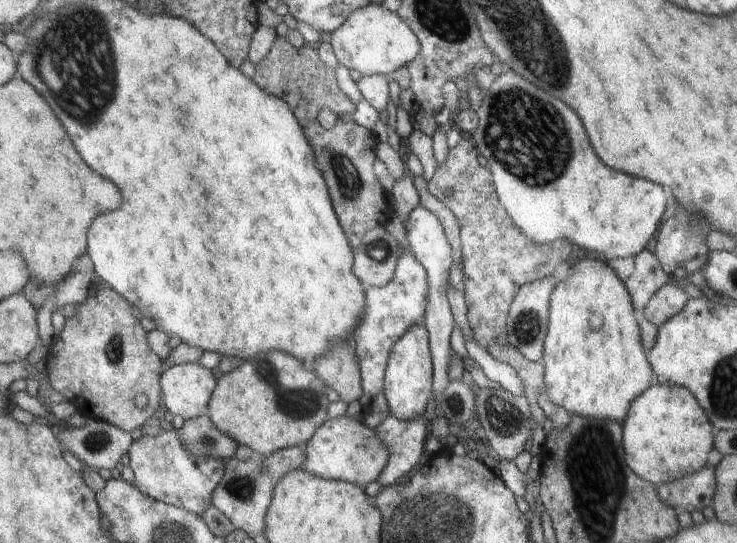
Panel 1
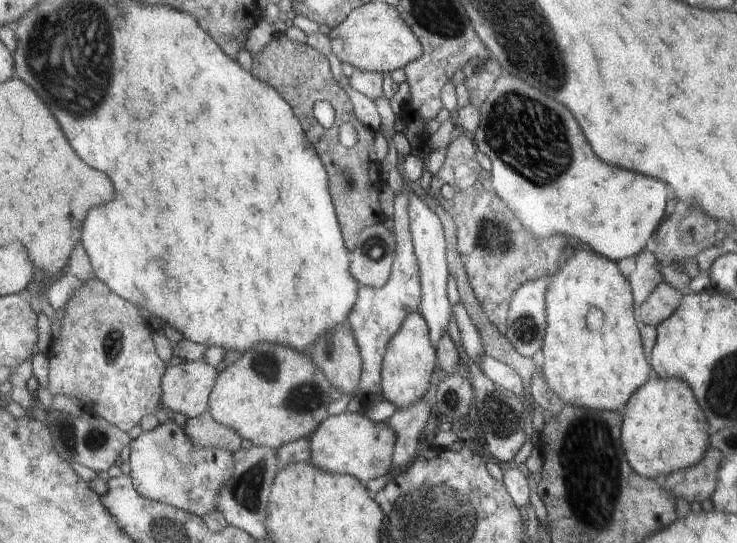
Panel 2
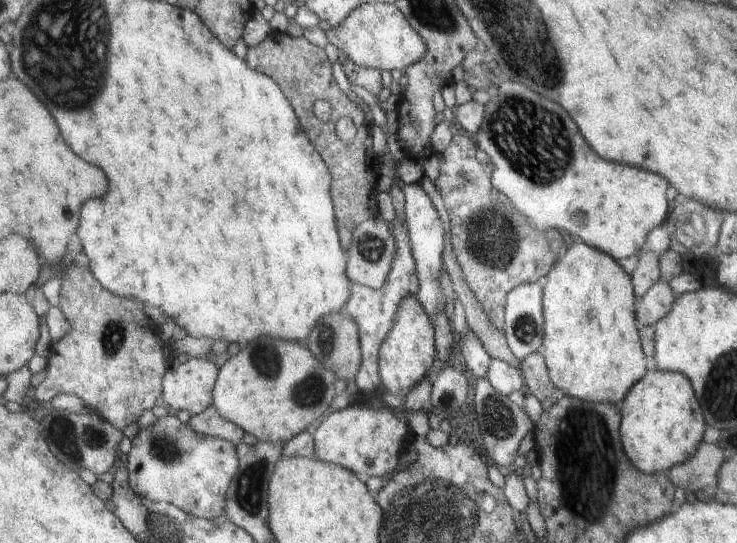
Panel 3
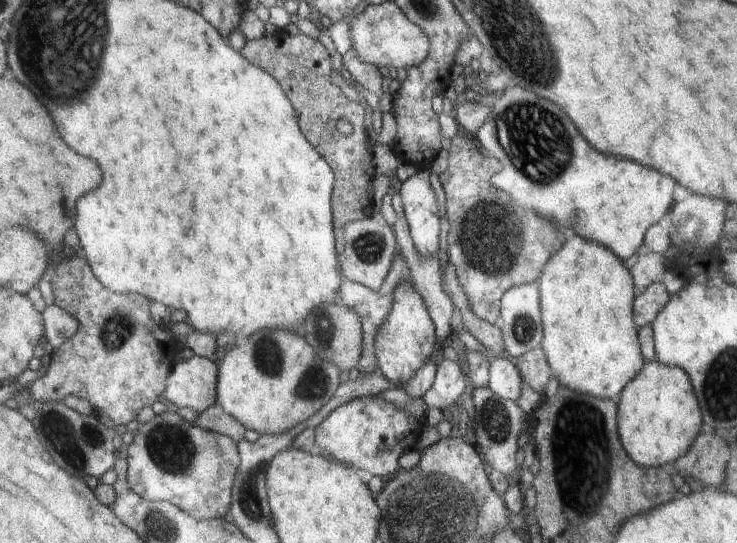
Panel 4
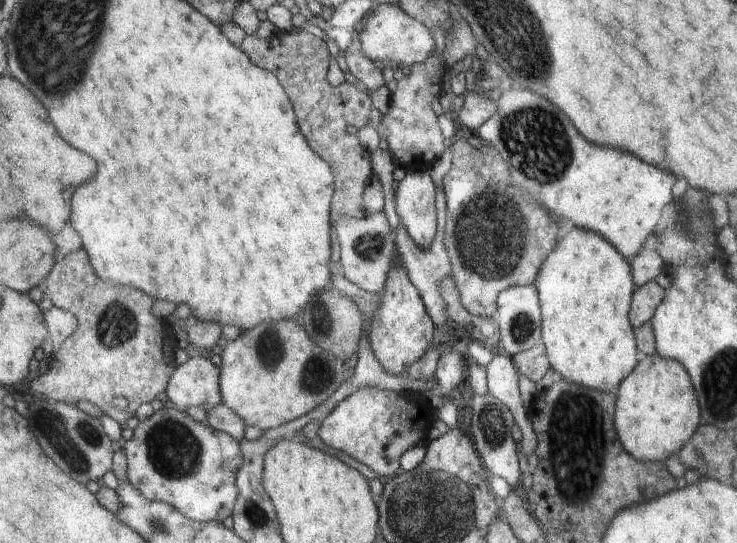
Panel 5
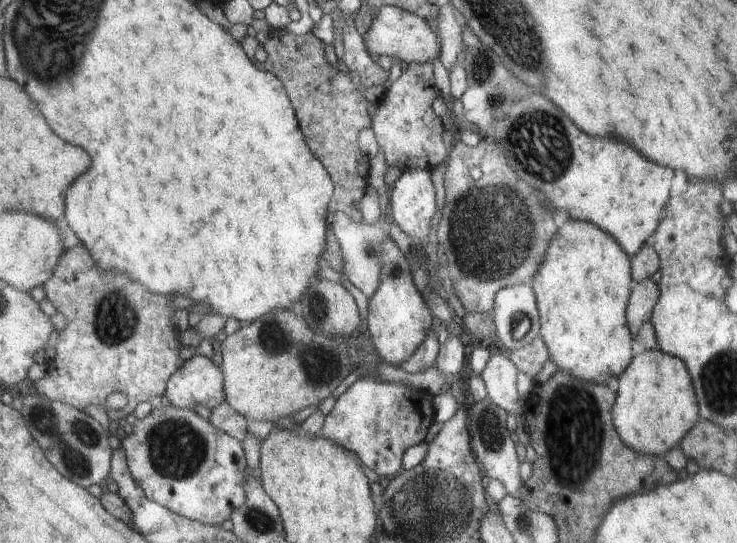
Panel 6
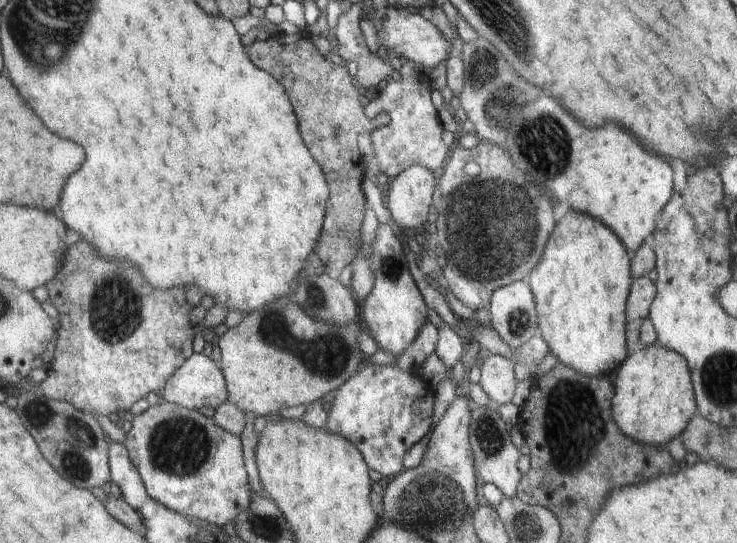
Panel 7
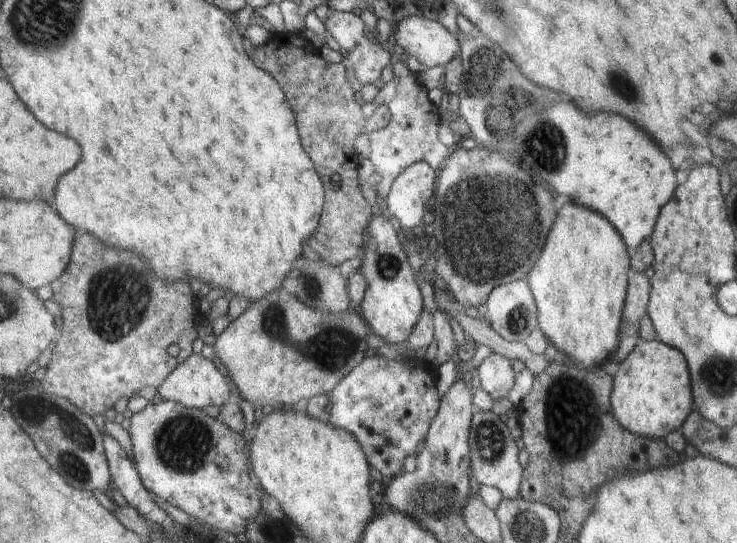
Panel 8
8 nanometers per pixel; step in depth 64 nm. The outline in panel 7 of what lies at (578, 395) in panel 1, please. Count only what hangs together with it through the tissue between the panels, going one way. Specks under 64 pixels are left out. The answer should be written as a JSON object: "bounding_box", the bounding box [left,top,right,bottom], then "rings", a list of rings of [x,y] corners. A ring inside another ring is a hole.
{"bounding_box":[530,210,630,376],"rings":[[[568,210],[558,220],[558,228],[554,228],[550,244],[546,244],[546,256],[542,256],[542,264],[538,264],[538,268],[534,268],[530,274],[530,288],[534,288],[534,300],[538,300],[538,316],[542,316],[541,335],[558,364],[586,372],[586,376],[612,375],[610,370],[617,371],[623,366],[620,362],[628,358],[624,310],[630,282],[630,258],[616,233],[597,218]]]}

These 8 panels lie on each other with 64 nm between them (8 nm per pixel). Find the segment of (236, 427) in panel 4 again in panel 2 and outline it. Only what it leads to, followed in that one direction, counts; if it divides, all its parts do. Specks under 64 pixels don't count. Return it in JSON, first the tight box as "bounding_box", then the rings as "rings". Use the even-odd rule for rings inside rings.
{"bounding_box":[184,412,243,454],"rings":[[[210,412],[189,418],[184,428],[186,436],[189,436],[190,442],[196,446],[220,448],[228,450],[230,454],[236,454],[242,446],[243,438],[240,438],[240,434],[236,434],[237,430],[218,424]]]}

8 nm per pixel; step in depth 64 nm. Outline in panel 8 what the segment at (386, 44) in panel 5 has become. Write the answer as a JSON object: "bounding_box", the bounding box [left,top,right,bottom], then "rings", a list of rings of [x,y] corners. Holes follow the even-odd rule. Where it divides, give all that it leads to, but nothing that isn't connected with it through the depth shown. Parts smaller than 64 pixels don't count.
{"bounding_box":[391,16,460,68],"rings":[[[408,16],[393,21],[391,33],[396,41],[396,49],[405,57],[414,56],[428,68],[445,66],[459,56],[460,44],[456,36],[442,23],[424,16]]]}

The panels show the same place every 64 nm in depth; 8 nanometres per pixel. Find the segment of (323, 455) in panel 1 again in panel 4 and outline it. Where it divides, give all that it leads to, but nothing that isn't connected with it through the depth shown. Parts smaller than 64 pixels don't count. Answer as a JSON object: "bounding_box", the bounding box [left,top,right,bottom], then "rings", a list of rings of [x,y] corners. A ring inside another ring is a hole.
{"bounding_box":[313,396,426,480],"rings":[[[369,396],[354,398],[354,400],[336,408],[313,431],[318,448],[322,448],[322,454],[326,452],[330,455],[327,458],[352,468],[358,468],[368,477],[376,475],[386,480],[400,471],[400,456],[416,444],[418,434],[424,430],[424,422],[426,422],[424,417],[422,420],[414,420],[408,412],[399,410],[392,402],[386,402],[384,398]]]}

